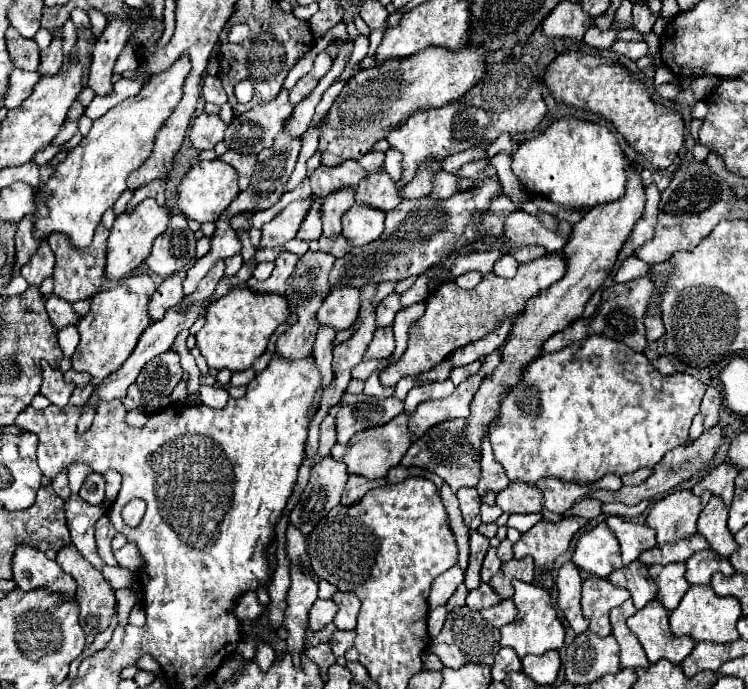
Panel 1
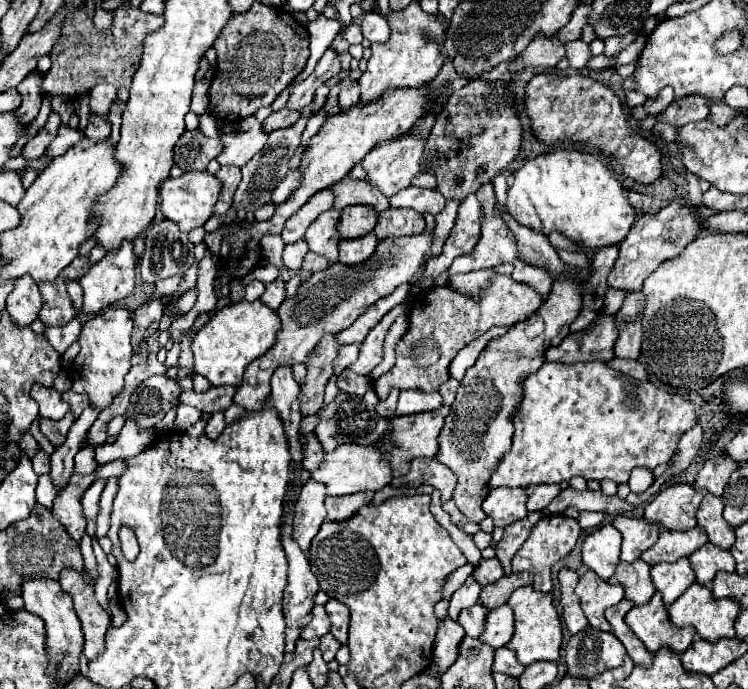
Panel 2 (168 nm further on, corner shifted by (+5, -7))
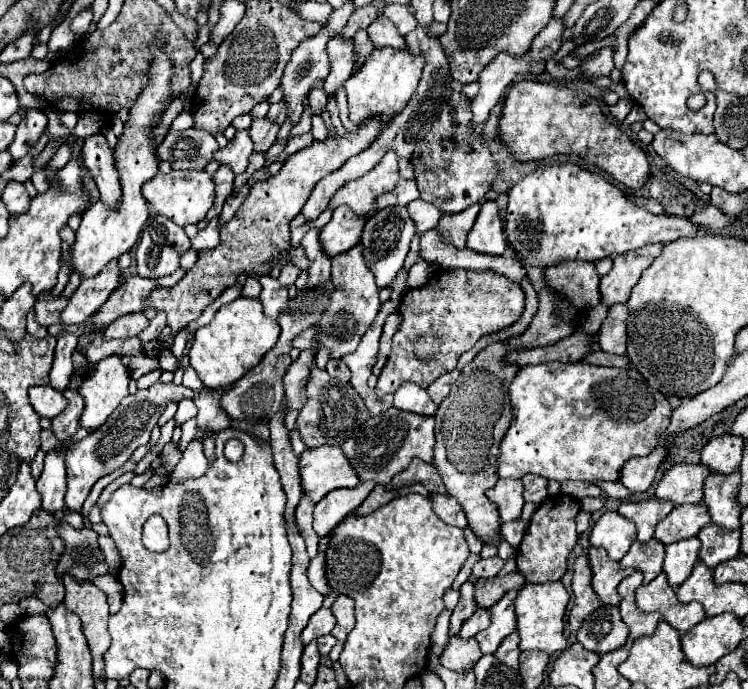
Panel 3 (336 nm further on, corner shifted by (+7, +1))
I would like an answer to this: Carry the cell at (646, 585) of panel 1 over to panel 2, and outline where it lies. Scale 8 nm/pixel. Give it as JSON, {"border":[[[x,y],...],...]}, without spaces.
{"border":[[[636,560],[632,564],[620,562],[614,578],[610,578],[610,584],[622,584],[626,588],[626,598],[632,600],[636,606],[646,604],[652,594],[656,592],[652,578],[650,578],[650,564],[646,564],[644,560]]]}

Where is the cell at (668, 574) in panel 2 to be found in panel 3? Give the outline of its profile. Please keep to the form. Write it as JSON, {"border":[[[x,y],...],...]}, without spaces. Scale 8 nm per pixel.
{"border":[[[698,538],[680,540],[676,544],[666,546],[664,574],[672,588],[678,588],[690,576],[694,564],[698,562],[698,548],[700,548]]]}

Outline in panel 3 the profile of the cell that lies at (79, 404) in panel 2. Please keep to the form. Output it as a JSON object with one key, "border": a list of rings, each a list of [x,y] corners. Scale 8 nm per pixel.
{"border":[[[68,388],[68,390],[64,390],[64,396],[68,400],[68,408],[52,420],[52,430],[54,430],[58,440],[66,440],[66,438],[76,434],[78,420],[80,420],[80,414],[84,410],[84,398],[80,398],[78,392]]]}

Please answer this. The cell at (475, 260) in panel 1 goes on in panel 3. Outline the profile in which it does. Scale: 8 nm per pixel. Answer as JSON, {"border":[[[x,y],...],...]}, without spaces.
{"border":[[[486,200],[480,208],[476,224],[470,230],[468,248],[482,254],[504,254],[506,240],[502,232],[502,220],[498,216],[498,204]]]}

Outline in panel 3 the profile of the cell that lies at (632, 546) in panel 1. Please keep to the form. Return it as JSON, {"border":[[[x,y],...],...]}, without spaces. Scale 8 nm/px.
{"border":[[[644,500],[644,502],[622,502],[618,514],[636,524],[636,540],[648,542],[654,534],[656,524],[672,510],[672,502]]]}

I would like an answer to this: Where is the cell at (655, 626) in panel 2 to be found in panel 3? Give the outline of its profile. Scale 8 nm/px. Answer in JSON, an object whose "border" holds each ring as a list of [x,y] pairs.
{"border":[[[664,574],[654,578],[648,586],[640,586],[636,590],[636,606],[646,614],[660,612],[662,620],[678,632],[688,632],[698,622],[702,622],[702,618],[706,618],[704,608],[700,604],[682,604],[676,598]]]}

